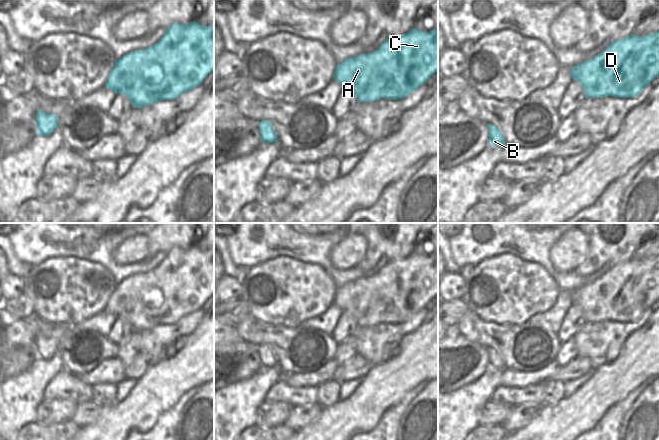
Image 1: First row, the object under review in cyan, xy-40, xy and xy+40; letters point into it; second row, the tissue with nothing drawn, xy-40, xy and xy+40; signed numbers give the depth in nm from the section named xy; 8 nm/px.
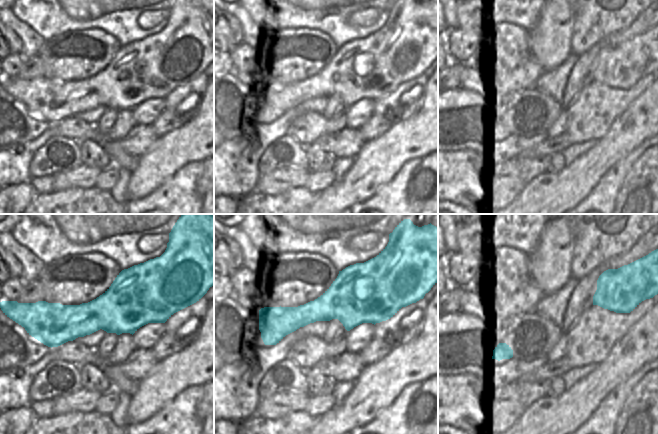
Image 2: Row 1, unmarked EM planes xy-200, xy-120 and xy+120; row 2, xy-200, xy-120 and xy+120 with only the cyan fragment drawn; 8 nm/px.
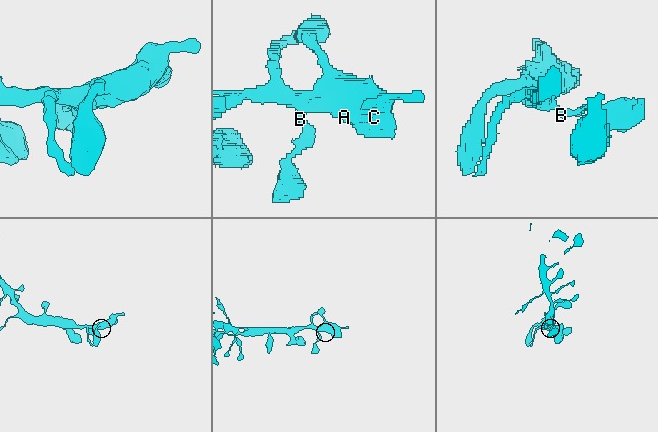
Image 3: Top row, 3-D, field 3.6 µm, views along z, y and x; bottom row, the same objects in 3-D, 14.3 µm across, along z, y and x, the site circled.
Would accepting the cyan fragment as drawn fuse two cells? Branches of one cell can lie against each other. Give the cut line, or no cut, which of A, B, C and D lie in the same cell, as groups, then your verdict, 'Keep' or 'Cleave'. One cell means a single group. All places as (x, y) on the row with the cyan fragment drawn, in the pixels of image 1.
No split. Groups: A B C D. Keep.

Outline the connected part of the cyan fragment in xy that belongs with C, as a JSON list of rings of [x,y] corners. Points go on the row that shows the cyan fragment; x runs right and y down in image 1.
[[[412,28],[406,34],[389,36],[374,52],[360,54],[337,64],[333,78],[350,88],[358,102],[374,102],[382,98],[400,100],[438,71],[438,28],[424,32]]]

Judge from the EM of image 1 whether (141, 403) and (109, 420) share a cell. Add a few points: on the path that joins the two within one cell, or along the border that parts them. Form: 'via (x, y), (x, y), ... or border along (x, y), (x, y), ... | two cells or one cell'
via (133, 411), (128, 416), (117, 420) | one cell

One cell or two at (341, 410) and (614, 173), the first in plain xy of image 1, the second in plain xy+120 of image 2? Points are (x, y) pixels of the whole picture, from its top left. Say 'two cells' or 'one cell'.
two cells

